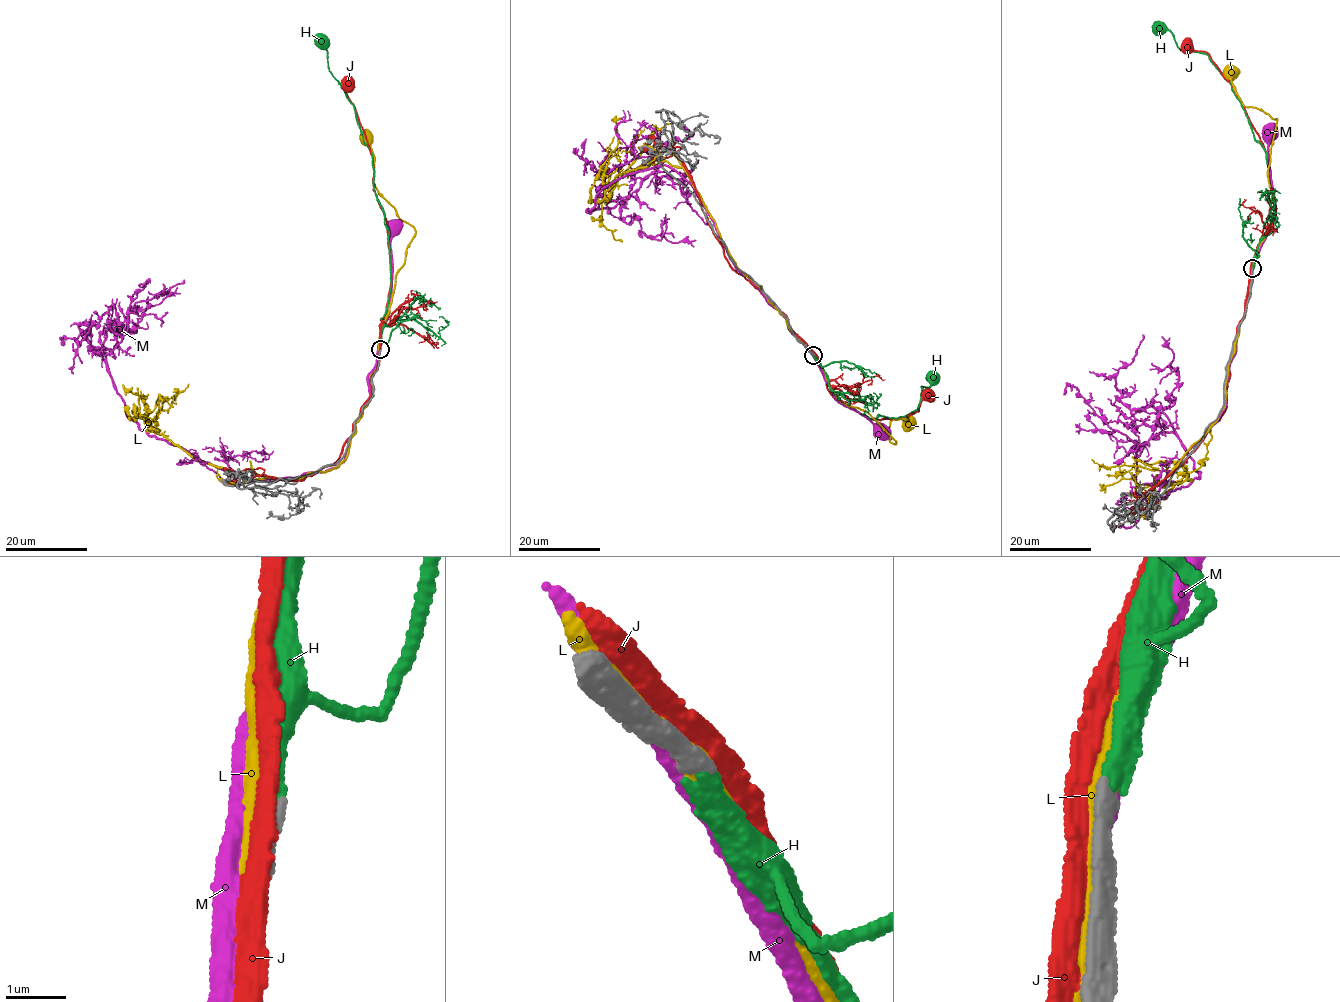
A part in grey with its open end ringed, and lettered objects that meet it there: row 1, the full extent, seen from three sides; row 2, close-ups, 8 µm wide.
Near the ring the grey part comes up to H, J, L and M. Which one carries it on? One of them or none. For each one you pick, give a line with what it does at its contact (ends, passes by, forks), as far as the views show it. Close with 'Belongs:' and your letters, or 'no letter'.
H: it ends there
Belongs: H

